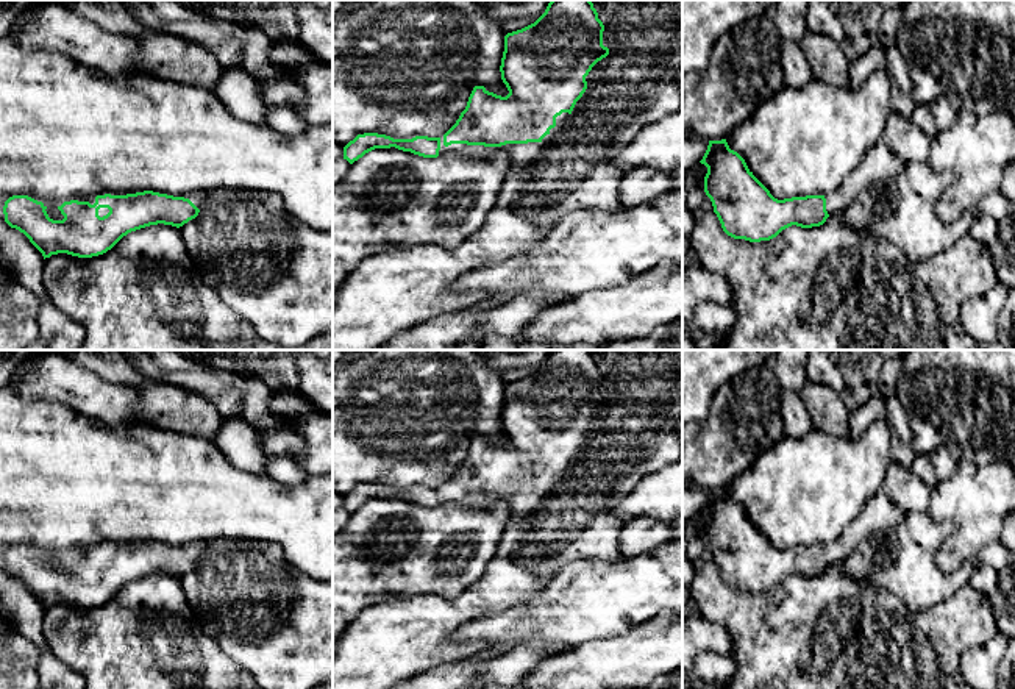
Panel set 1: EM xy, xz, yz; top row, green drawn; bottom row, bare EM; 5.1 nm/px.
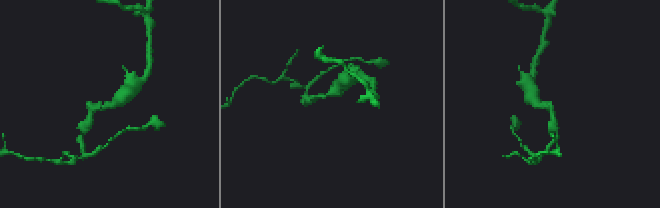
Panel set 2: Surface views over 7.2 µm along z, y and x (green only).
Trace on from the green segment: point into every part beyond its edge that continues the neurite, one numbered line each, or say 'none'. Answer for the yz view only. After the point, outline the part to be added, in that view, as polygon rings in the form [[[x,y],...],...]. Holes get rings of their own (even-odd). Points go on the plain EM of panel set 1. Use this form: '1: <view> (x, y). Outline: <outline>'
1: yz (879, 516). Outline: [[[881,489],[867,502],[860,516],[835,541],[824,545],[828,564],[843,562],[860,542],[887,534],[904,519],[904,514]]]

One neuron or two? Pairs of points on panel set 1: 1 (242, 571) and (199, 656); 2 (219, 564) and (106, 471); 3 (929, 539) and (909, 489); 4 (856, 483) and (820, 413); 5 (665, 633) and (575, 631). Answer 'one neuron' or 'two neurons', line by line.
1: two neurons
2: two neurons
3: two neurons
4: two neurons
5: two neurons

